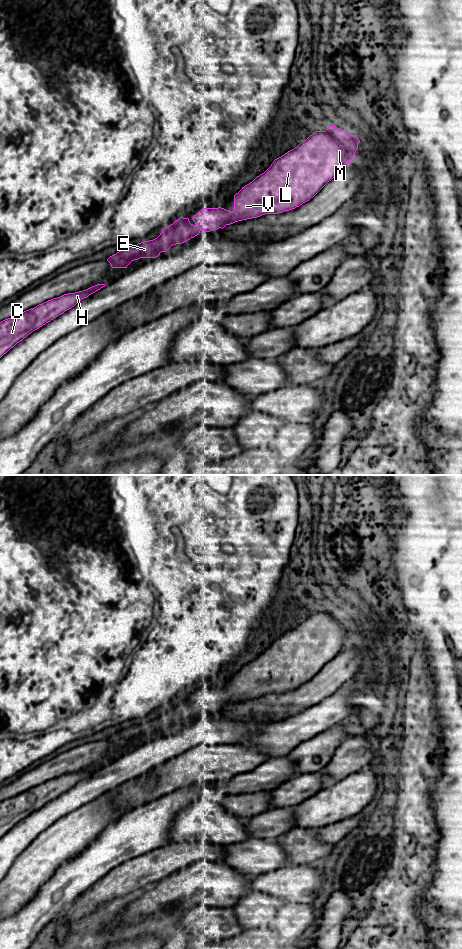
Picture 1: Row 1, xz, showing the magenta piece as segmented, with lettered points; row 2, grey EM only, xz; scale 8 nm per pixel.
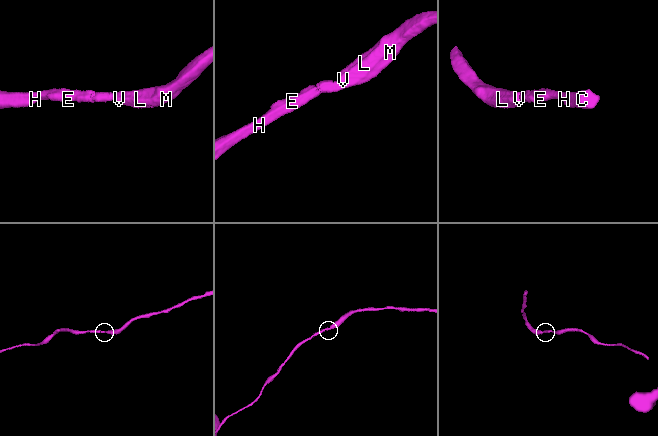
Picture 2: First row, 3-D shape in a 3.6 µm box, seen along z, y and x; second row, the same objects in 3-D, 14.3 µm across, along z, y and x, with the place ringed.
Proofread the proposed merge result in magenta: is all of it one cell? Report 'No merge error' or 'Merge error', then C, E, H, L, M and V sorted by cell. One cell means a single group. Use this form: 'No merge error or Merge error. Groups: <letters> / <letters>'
No merge error. Groups: C E H L M V

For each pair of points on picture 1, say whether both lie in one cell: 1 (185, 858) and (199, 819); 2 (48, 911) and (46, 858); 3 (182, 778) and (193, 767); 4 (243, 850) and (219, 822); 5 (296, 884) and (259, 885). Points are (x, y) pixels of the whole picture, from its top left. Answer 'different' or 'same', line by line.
1: different
2: different
3: same
4: different
5: same

